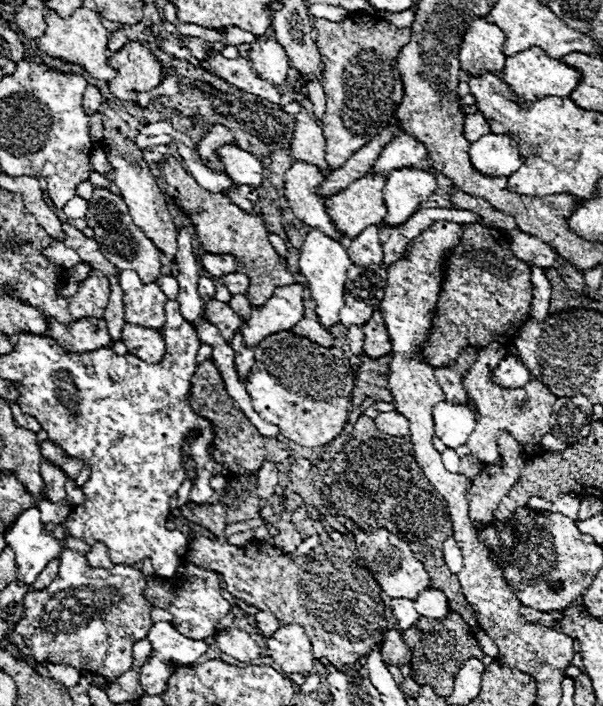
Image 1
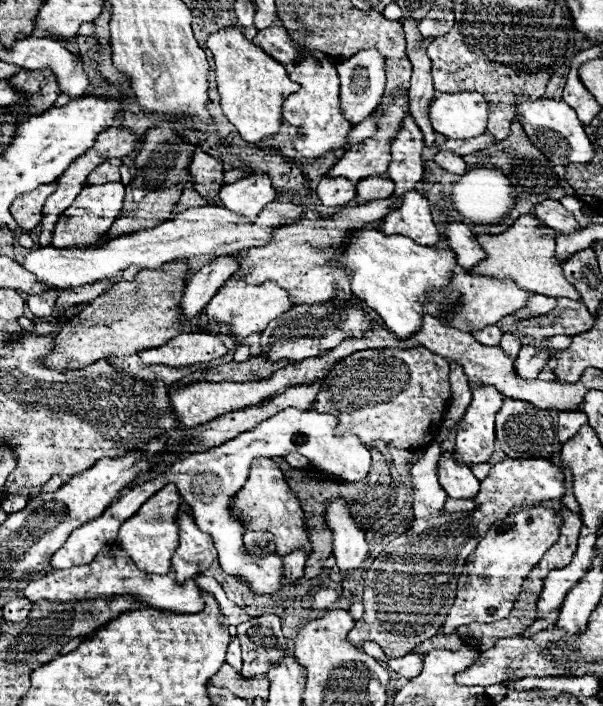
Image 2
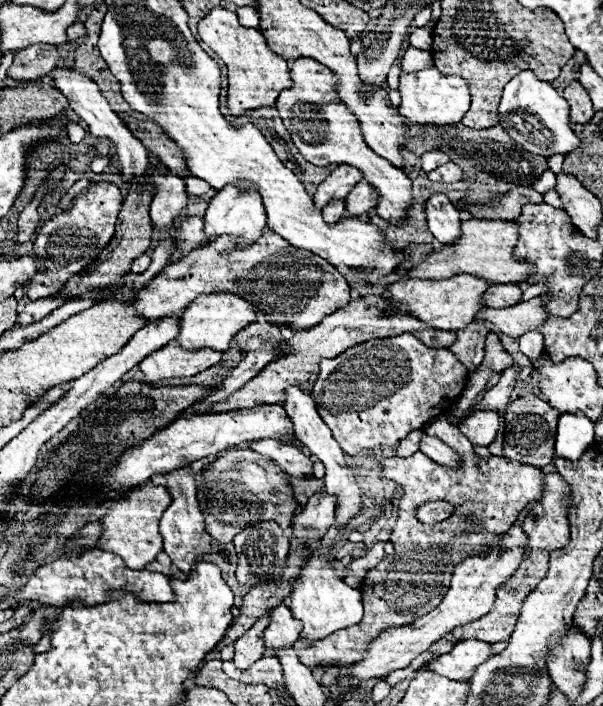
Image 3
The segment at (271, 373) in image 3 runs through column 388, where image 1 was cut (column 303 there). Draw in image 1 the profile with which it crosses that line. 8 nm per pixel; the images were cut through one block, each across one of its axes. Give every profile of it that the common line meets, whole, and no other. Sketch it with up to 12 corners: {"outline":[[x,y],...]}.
{"outline":[[304,300],[304,318],[292,328],[324,348],[332,334],[318,322],[316,304]]}

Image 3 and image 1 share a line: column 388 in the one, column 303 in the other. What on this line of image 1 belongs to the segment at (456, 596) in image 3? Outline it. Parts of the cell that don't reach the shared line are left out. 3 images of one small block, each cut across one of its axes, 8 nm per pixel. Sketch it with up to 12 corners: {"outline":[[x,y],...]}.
{"outline":[[298,624],[280,626],[266,654],[286,674],[310,674],[312,644]]}

